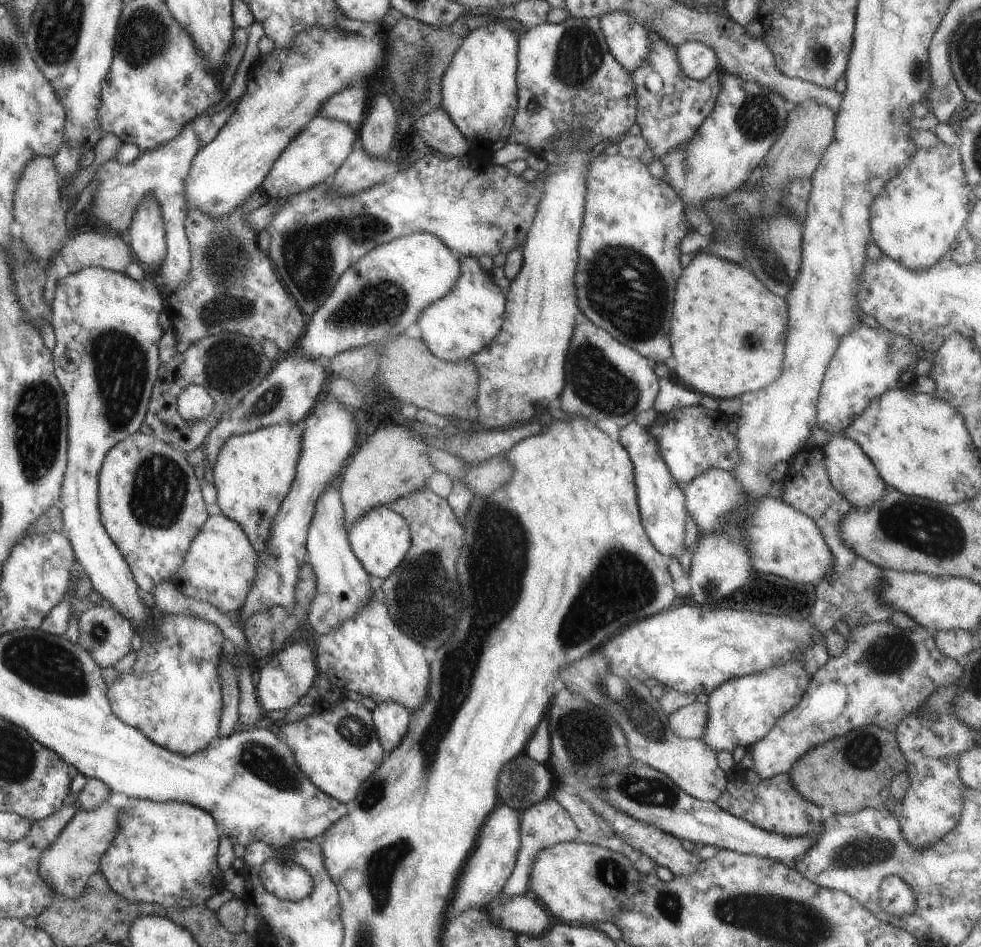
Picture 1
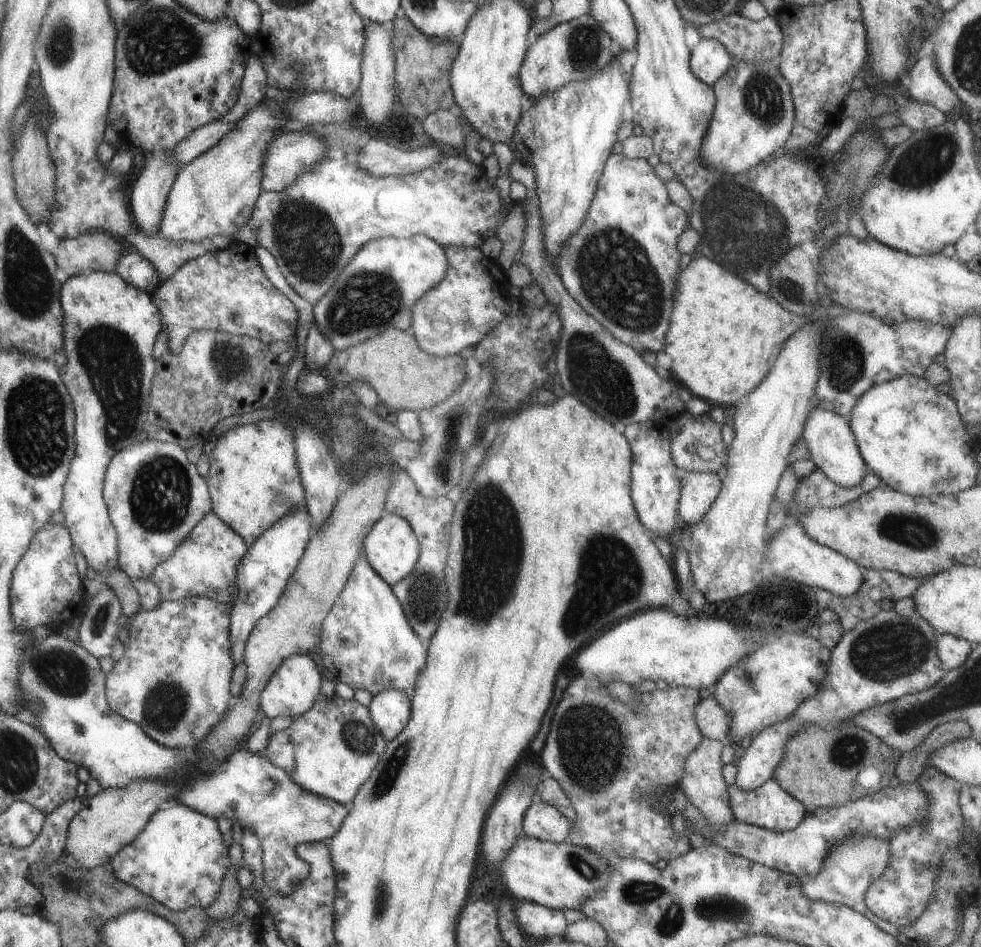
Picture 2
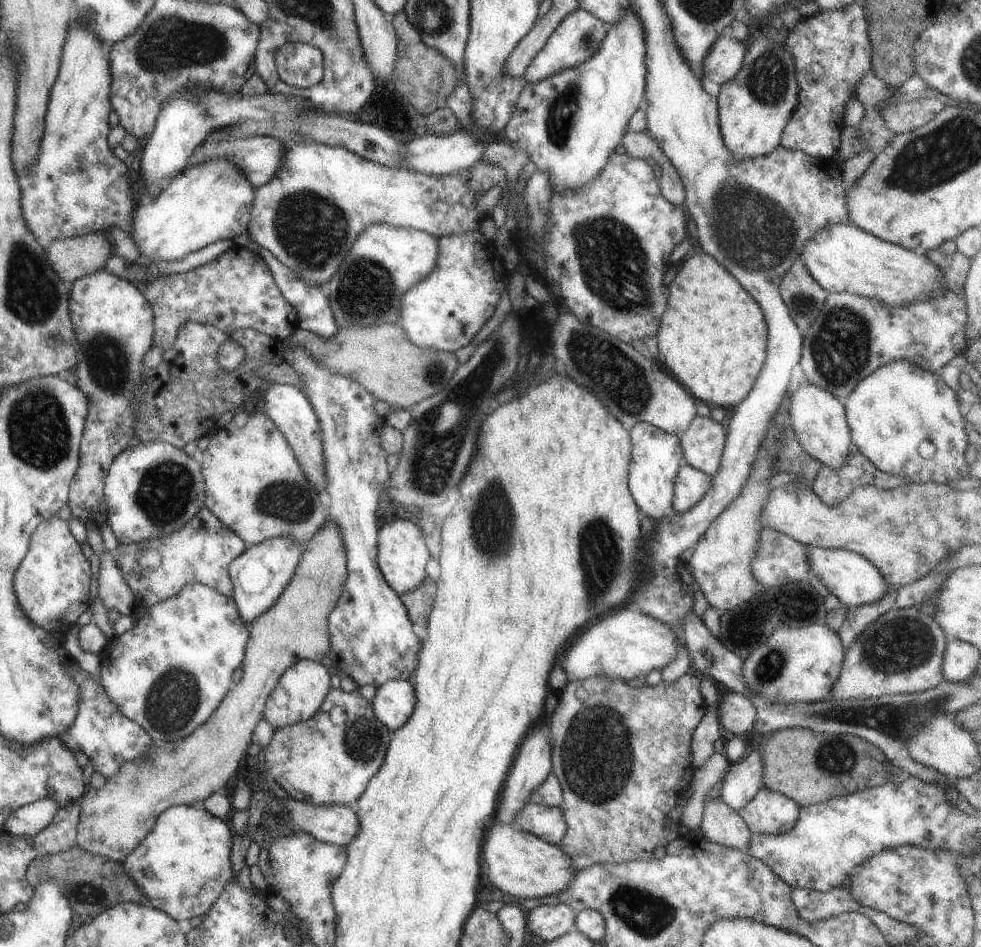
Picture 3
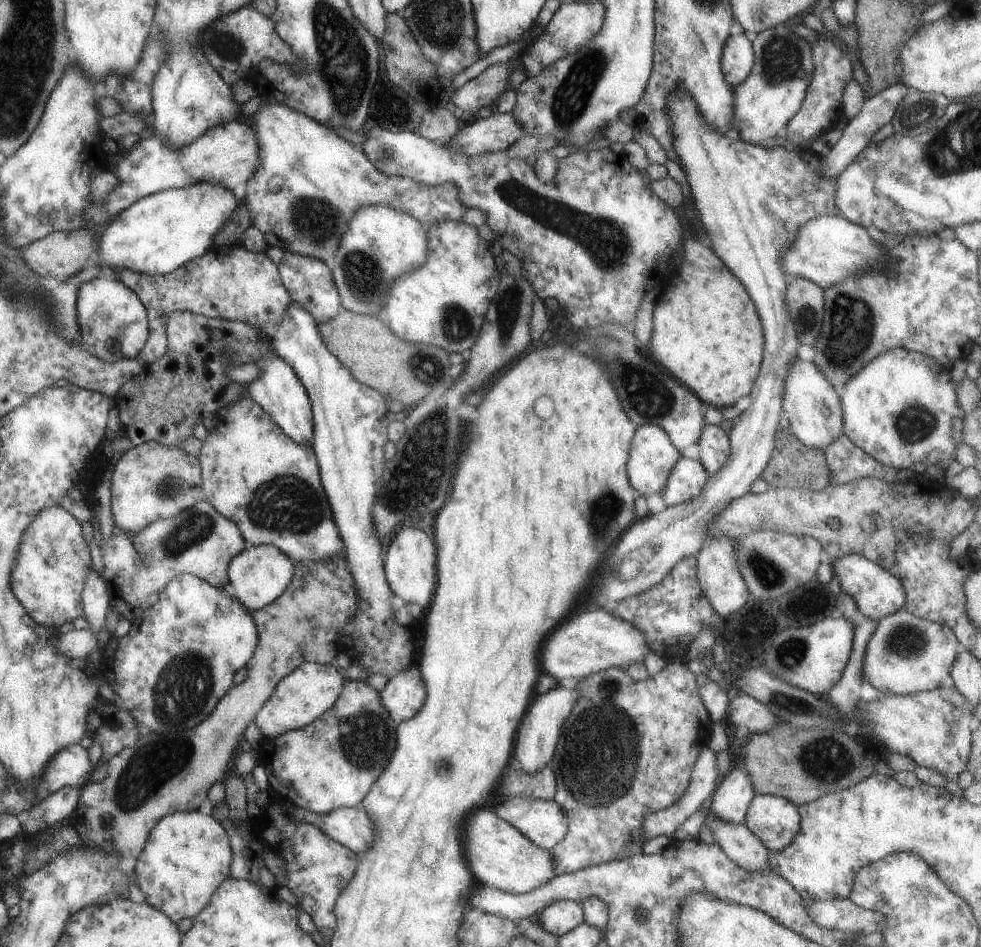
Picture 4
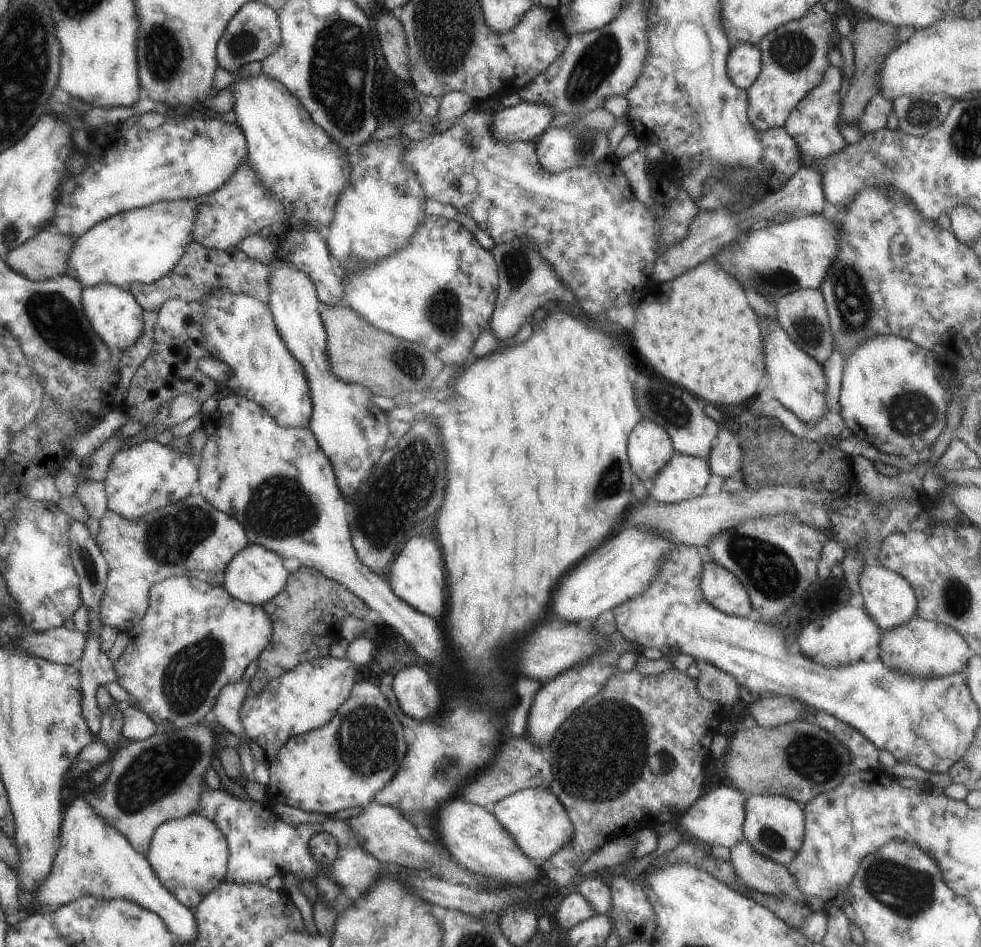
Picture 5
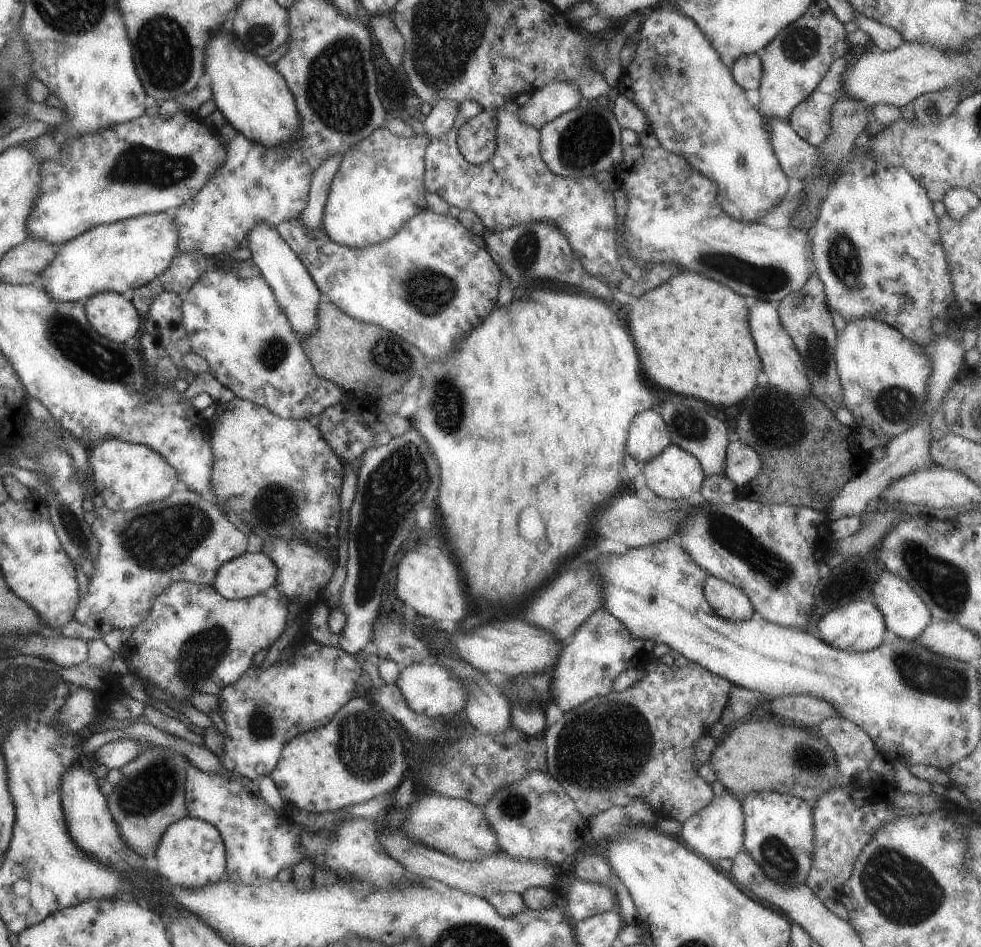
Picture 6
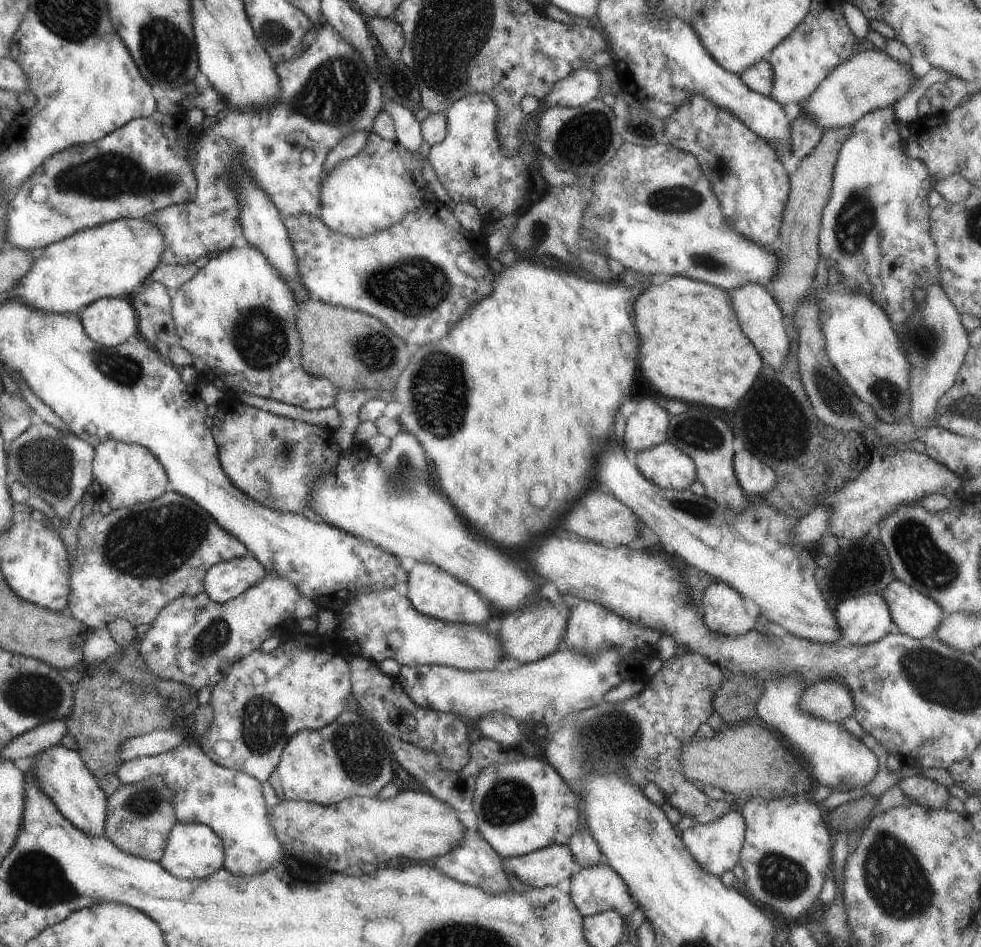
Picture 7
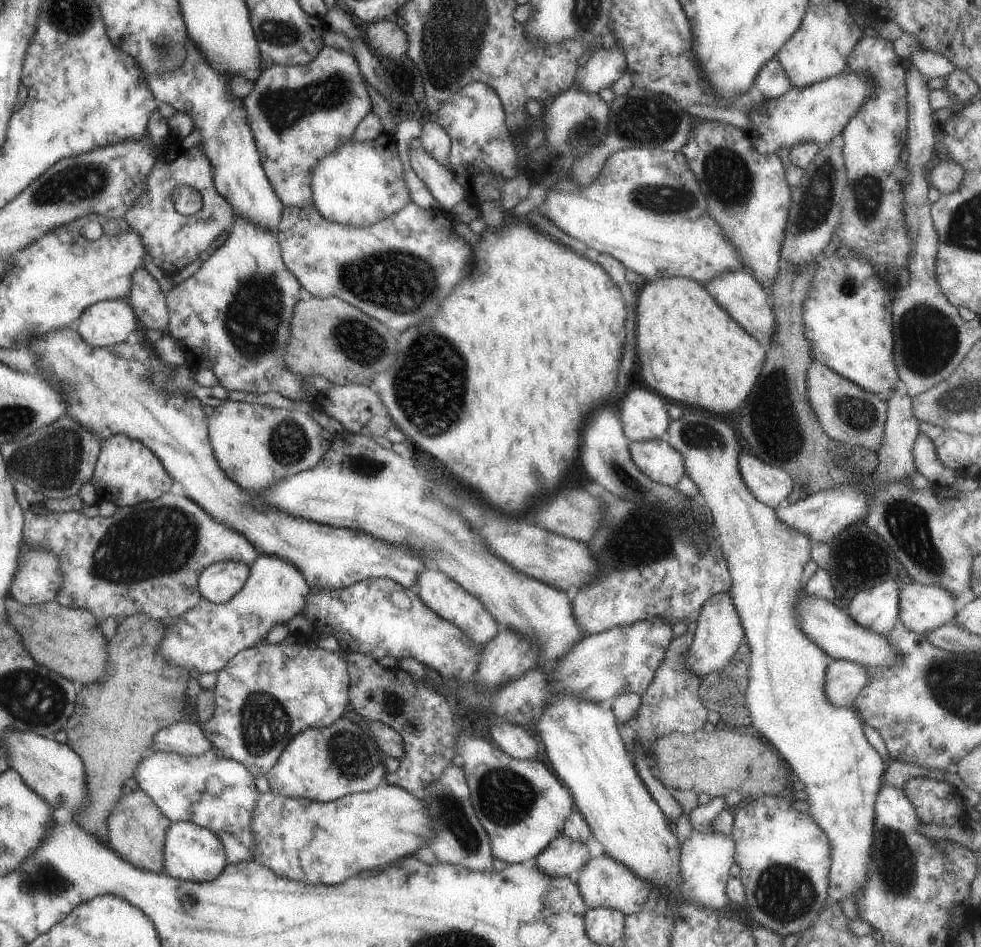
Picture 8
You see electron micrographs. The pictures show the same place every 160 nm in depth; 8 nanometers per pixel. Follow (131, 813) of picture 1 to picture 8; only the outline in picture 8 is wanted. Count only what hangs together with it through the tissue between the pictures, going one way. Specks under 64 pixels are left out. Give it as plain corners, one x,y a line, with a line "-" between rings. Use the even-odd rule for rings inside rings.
190,822
169,823
162,848
162,872
170,877
204,883
213,880
227,864
223,845
209,829

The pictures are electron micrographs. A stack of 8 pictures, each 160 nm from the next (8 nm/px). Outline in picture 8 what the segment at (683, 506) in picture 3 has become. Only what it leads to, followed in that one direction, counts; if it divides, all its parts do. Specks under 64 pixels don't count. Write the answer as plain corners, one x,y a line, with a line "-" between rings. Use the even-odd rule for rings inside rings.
660,438
629,442
627,452
638,471
658,484
674,487
685,474
683,458
679,452

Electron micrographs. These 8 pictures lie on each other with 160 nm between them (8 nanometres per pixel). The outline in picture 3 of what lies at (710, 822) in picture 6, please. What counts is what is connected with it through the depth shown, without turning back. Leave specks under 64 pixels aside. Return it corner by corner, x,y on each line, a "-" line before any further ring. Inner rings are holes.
748,748
745,756
730,763
724,772
718,797
737,812
762,787
762,756
758,748

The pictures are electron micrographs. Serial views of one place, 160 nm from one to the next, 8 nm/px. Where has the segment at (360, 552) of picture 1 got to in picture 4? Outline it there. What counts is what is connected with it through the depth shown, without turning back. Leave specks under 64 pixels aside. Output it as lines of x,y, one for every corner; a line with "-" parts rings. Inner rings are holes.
400,527
392,538
386,541
382,555
382,569
387,586
393,595
399,596
406,603
419,604
423,610
431,602
435,588
435,549
434,539
423,531

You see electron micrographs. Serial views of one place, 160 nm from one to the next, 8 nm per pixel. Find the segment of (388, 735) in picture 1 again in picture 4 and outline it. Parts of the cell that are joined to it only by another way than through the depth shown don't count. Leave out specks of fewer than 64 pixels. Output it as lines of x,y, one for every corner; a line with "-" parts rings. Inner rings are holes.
408,670
388,679
378,693
379,702
396,723
411,718
422,707
425,696
423,681
411,676

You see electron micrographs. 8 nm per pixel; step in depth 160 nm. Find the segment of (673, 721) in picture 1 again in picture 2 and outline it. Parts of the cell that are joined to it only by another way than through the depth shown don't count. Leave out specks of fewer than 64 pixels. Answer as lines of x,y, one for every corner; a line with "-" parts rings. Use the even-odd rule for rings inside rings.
711,697
699,699
694,706
693,722
697,725
701,737
720,740
726,743
726,734
730,716
722,706

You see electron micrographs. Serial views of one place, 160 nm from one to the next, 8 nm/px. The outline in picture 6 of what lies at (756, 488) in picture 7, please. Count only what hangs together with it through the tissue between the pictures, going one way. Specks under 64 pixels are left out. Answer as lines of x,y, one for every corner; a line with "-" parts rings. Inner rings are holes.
739,440
727,443
723,475
737,487
738,493
757,474
760,464
761,461
750,446

